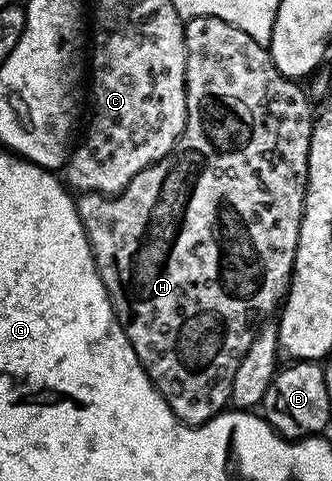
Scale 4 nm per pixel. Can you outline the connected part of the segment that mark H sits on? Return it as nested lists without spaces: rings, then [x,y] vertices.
[[[192,17],[184,24],[183,34],[187,48],[187,122],[183,128],[183,136],[175,148],[170,149],[160,161],[154,161],[152,165],[145,167],[145,171],[133,175],[131,182],[119,193],[84,193],[78,198],[77,208],[95,256],[97,271],[105,283],[121,327],[133,351],[137,351],[141,367],[149,375],[167,406],[181,421],[187,425],[203,425],[228,408],[233,375],[237,375],[237,367],[241,367],[241,359],[245,359],[245,351],[249,351],[249,343],[253,343],[257,326],[266,322],[270,318],[267,316],[271,312],[274,314],[277,306],[287,296],[307,190],[313,108],[311,109],[311,101],[307,98],[306,91],[299,86],[302,84],[290,77],[283,77],[281,71],[277,71],[268,46],[257,43],[245,31],[225,23],[225,19]]]

